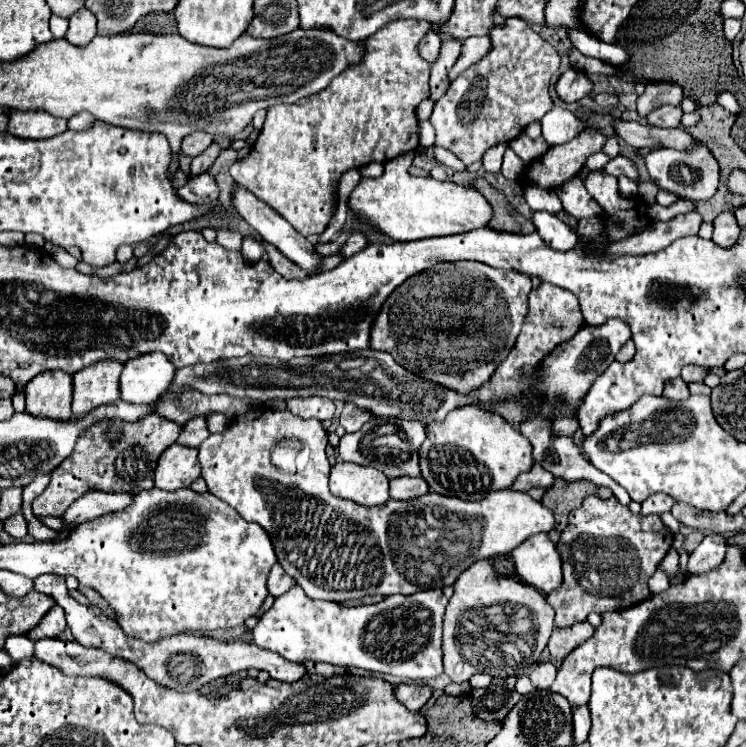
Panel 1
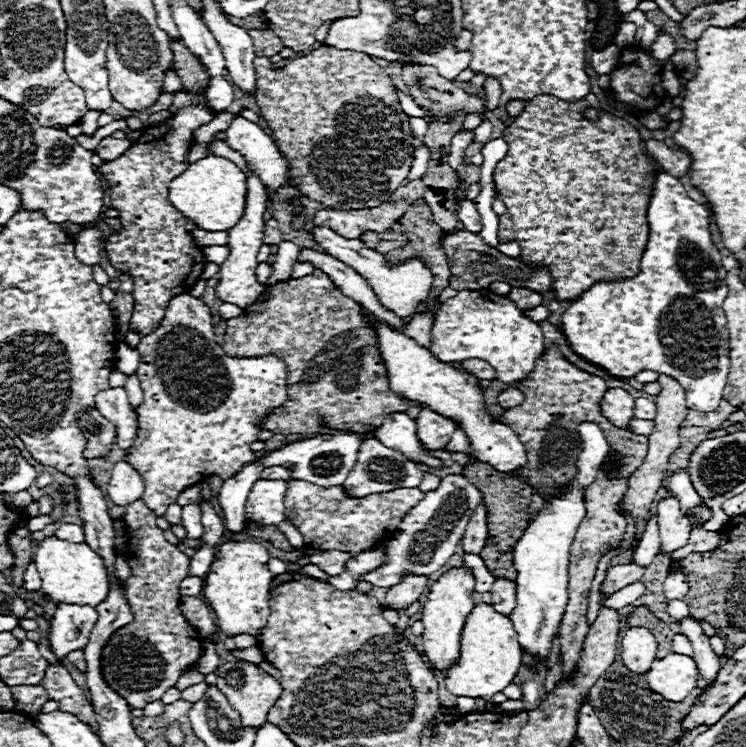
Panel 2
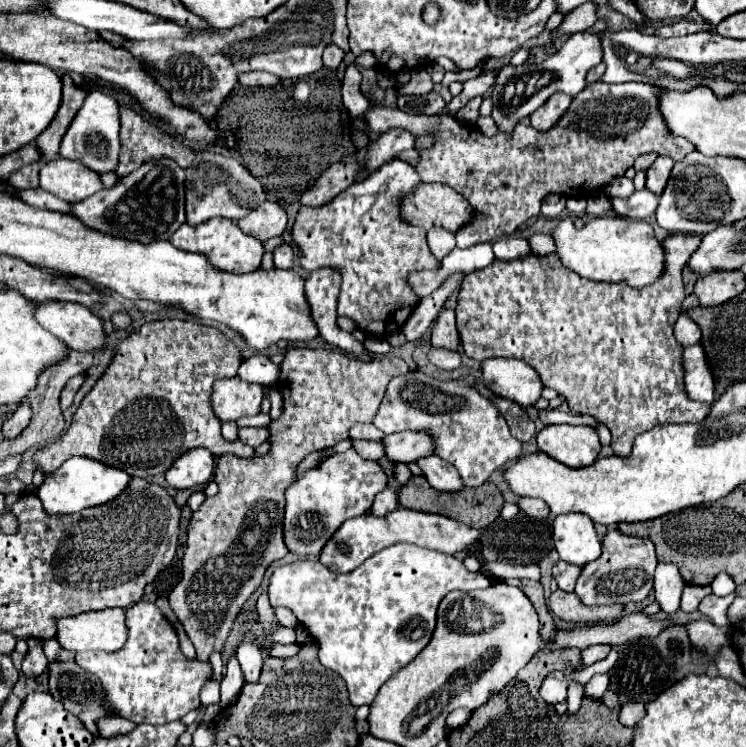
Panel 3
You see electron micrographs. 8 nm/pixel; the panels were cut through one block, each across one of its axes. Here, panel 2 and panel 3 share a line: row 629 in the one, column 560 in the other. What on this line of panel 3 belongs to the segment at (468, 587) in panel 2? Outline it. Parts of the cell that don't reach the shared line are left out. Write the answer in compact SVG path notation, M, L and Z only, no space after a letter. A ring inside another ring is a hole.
M552 424L536 434L538 450L570 468L588 466L600 452L600 442L592 426Z

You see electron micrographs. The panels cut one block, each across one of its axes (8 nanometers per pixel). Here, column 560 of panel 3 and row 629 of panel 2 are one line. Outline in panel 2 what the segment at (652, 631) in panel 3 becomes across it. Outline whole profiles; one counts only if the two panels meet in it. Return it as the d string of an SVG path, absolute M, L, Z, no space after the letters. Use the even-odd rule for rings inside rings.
M628 628L620 640L620 656L628 670L644 674L656 660L656 638L648 628Z

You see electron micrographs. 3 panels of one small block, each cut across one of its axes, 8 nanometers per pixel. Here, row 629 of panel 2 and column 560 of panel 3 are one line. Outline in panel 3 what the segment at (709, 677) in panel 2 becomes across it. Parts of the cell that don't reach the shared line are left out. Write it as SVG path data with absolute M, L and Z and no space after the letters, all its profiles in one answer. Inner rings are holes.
M544 678L542 686L540 686L540 696L544 702L548 704L558 704L558 702L564 702L566 700L566 688L568 688L568 682L562 678Z

